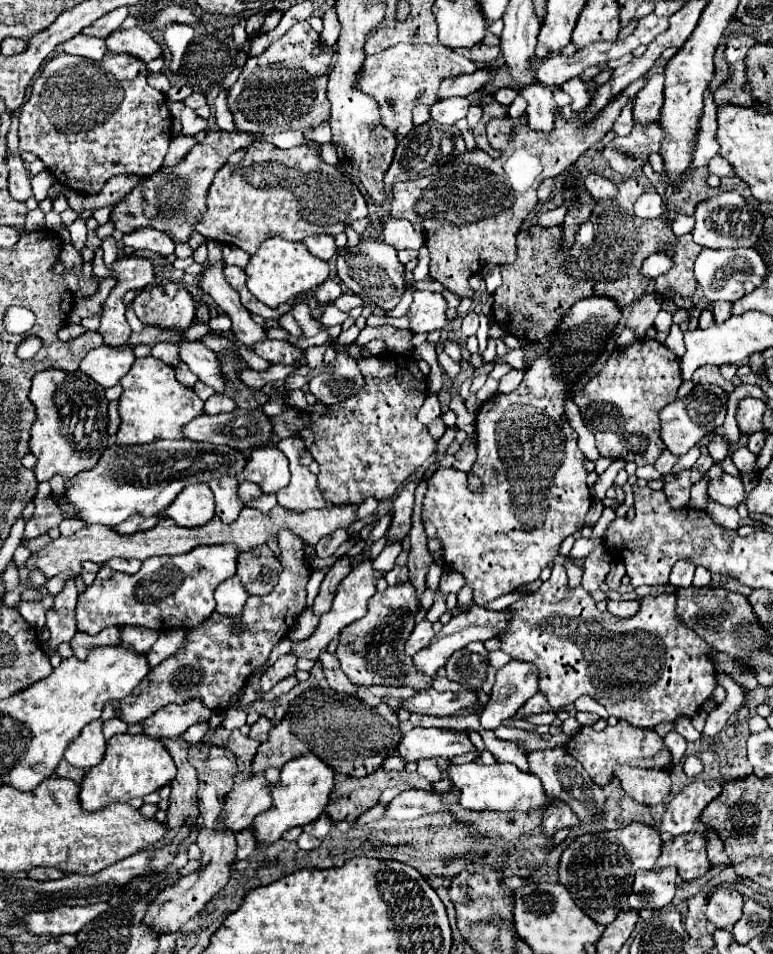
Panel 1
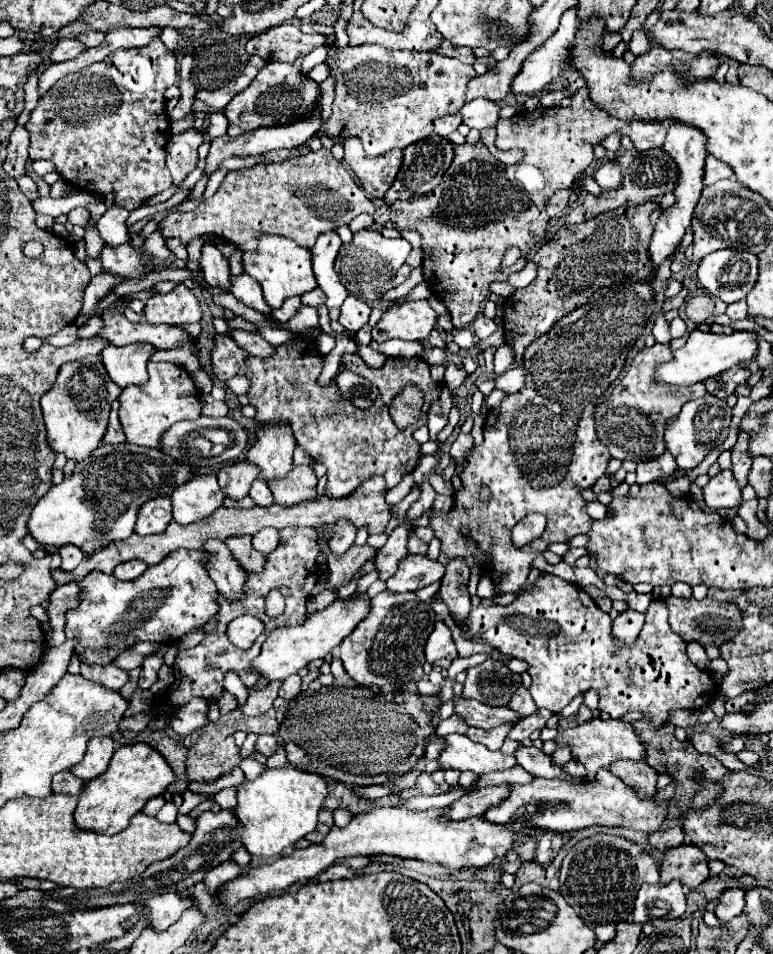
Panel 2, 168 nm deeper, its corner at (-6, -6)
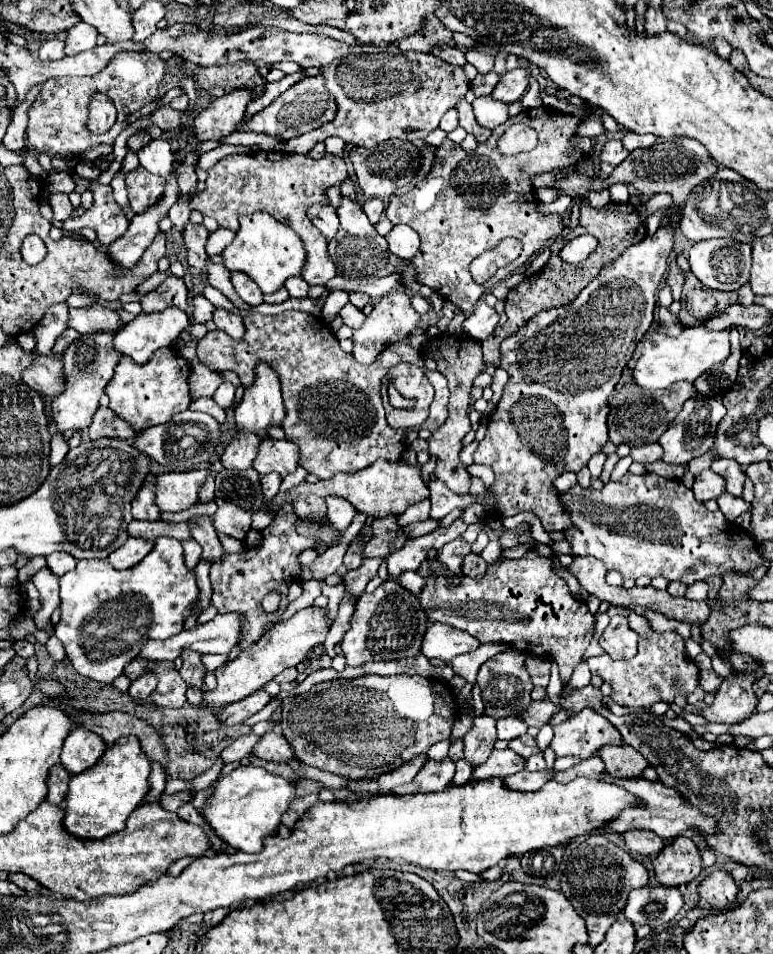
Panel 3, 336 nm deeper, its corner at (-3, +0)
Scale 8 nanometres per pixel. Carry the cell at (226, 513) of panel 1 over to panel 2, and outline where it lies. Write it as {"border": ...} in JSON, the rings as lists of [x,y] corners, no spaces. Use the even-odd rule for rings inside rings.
{"border":[[[239,461],[235,465],[223,467],[217,473],[217,479],[223,495],[233,501],[239,501],[247,497],[251,483],[257,479],[257,475],[259,475],[259,469],[255,469],[255,465],[249,465],[247,461]]]}

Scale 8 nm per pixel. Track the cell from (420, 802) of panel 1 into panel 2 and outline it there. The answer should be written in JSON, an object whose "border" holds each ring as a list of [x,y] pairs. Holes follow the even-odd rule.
{"border":[[[485,787],[485,789],[477,789],[471,791],[469,795],[465,795],[463,799],[455,801],[453,805],[447,807],[447,817],[451,817],[453,821],[461,821],[467,817],[481,817],[491,805],[497,805],[499,801],[503,801],[507,797],[507,787]]]}

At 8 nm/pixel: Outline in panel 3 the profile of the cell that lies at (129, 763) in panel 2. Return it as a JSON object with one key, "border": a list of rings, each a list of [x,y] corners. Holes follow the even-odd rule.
{"border":[[[122,737],[106,749],[96,765],[70,779],[70,789],[64,803],[62,825],[68,833],[80,839],[104,839],[126,827],[128,815],[140,805],[148,793],[148,775],[152,761],[144,755],[136,737]]]}

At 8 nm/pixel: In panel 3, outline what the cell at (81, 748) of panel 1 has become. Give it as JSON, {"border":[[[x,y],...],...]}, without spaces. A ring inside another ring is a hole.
{"border":[[[74,727],[72,733],[64,739],[62,747],[62,765],[68,773],[76,775],[92,767],[102,753],[106,751],[106,743],[92,731],[84,727]]]}

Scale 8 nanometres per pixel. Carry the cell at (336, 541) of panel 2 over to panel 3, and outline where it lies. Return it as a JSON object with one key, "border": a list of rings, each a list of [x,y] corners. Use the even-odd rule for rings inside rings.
{"border":[[[328,495],[328,499],[324,499],[324,501],[328,505],[328,519],[340,531],[344,531],[352,523],[352,517],[356,515],[356,509],[352,507],[352,503],[348,503],[346,499],[340,499],[338,495]]]}

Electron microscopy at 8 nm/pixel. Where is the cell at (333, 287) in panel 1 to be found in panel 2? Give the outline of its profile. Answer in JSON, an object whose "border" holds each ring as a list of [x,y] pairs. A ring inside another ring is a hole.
{"border":[[[317,287],[317,289],[309,291],[309,293],[303,293],[303,295],[301,295],[301,303],[303,303],[303,305],[309,305],[309,307],[319,307],[319,305],[323,305],[323,303],[325,303],[323,291]]]}

